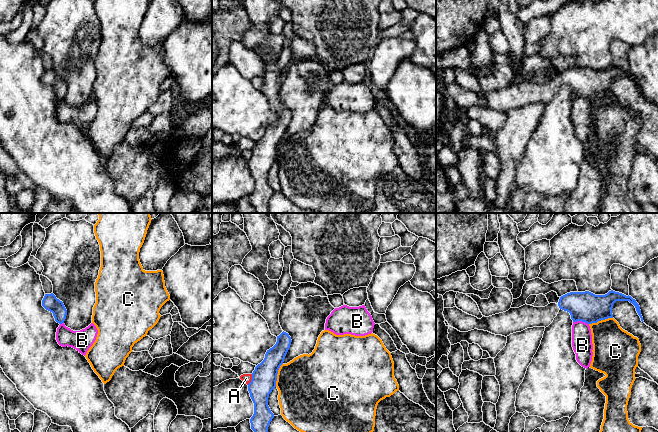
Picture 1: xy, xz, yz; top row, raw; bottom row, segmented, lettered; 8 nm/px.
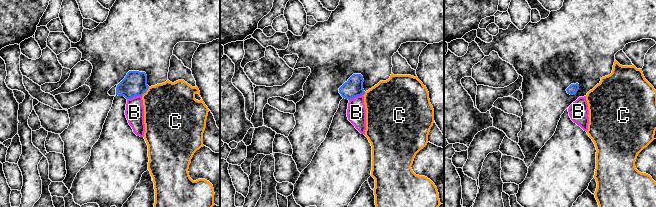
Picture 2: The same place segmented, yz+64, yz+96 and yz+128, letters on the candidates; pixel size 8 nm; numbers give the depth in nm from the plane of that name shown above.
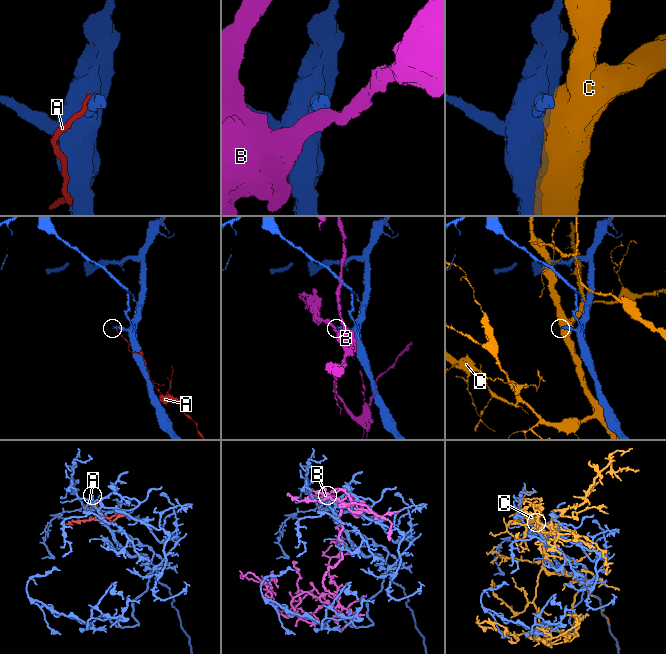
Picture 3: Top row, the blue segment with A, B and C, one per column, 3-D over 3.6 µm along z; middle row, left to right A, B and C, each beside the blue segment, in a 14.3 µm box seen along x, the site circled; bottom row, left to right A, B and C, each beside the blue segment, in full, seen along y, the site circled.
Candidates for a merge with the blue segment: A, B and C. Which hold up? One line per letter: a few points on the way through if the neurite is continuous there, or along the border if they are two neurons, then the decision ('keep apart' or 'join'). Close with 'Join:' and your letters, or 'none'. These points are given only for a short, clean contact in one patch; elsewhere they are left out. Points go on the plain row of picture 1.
A: keep apart
B: border yz (573, 97), (584, 97), (588, 100); keep apart
C: keep apart
Join: none

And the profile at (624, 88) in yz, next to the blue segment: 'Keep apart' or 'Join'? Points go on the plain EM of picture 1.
Keep apart

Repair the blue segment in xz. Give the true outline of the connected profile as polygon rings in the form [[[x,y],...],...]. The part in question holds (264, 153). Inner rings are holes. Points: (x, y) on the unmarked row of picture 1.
[[[244,0],[252,26],[245,32],[241,42],[263,60],[264,86],[261,92],[266,96],[272,111],[277,113],[276,120],[267,126],[264,136],[255,143],[248,167],[254,179],[254,190],[250,195],[251,205],[256,213],[268,213],[268,203],[274,190],[268,182],[269,170],[276,163],[277,150],[291,121],[291,113],[284,108],[279,99],[279,90],[284,72],[279,69],[278,56],[270,56],[266,51],[271,34],[269,22],[279,16],[276,0]]]

